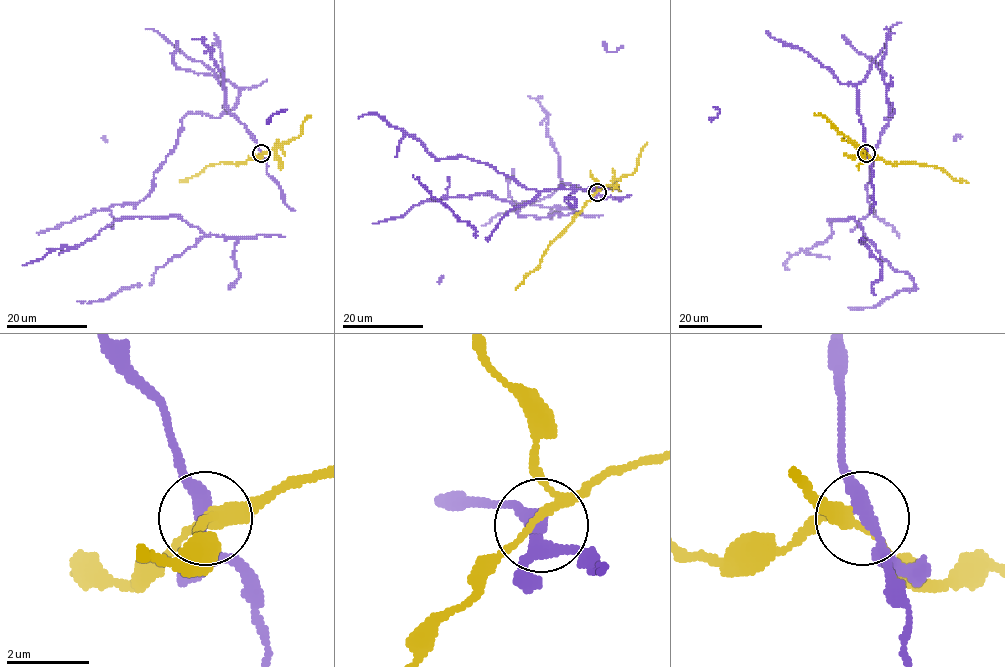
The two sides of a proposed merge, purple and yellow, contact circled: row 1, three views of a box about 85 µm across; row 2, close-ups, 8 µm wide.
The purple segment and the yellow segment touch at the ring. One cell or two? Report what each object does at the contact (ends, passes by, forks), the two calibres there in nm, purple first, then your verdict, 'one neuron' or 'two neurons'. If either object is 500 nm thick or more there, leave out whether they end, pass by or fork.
purple passes by; yellow forks there; 300 nm thick on the purple side, 200 nm on the other; two neurons

